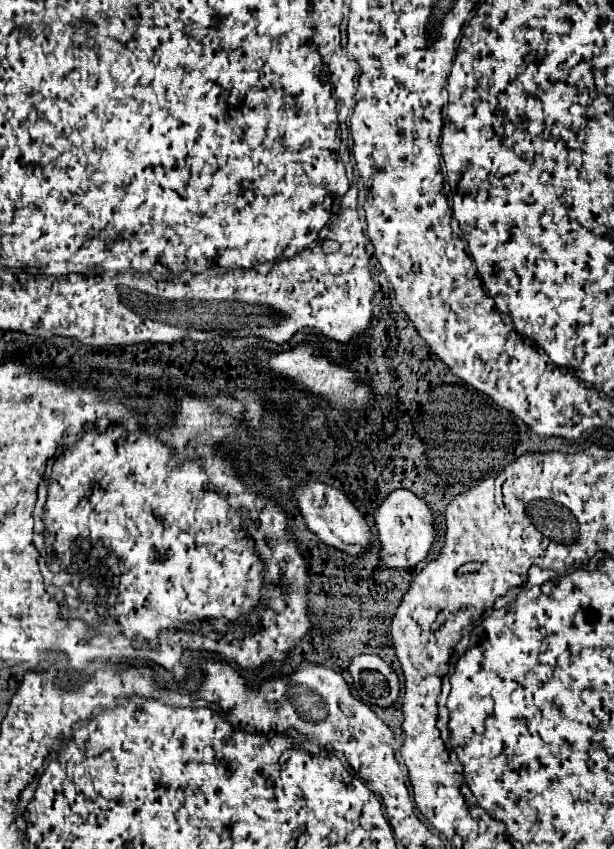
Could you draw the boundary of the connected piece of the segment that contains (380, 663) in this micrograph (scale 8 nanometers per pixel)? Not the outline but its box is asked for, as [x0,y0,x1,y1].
[350,654,400,708]

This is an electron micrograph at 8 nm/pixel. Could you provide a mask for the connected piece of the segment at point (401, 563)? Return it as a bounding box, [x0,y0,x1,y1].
[376,490,436,568]

